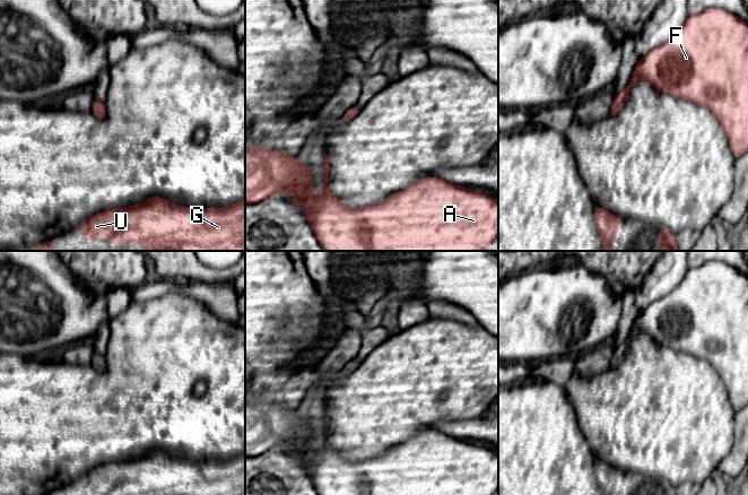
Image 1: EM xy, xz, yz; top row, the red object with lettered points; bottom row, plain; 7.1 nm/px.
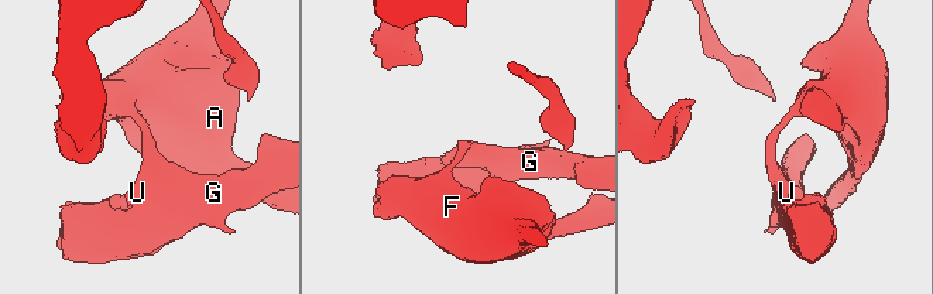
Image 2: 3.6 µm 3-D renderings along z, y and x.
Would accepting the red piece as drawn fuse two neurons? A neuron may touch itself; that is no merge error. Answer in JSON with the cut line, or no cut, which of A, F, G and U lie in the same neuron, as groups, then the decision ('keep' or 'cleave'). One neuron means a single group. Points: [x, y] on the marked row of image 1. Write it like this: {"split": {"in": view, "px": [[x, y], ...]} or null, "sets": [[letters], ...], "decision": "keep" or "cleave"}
{"split": null, "sets": [["A", "F", "G", "U"]], "decision": "keep"}

